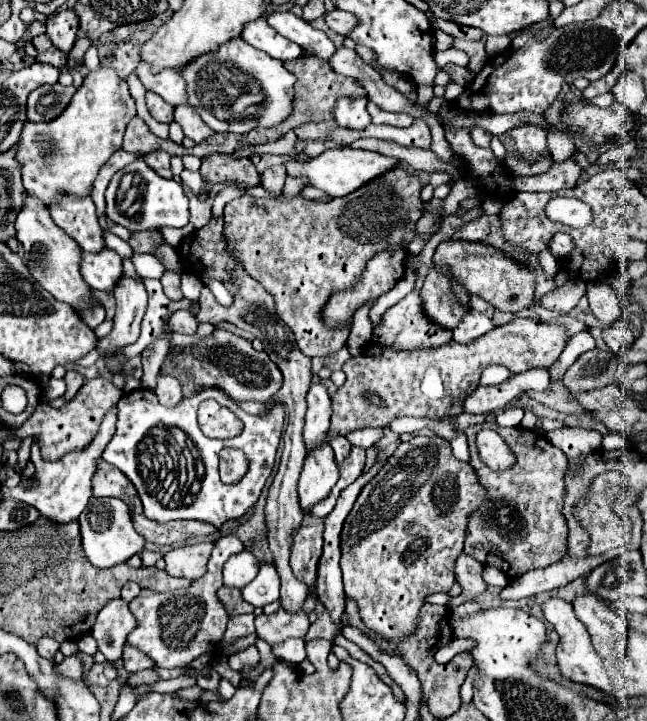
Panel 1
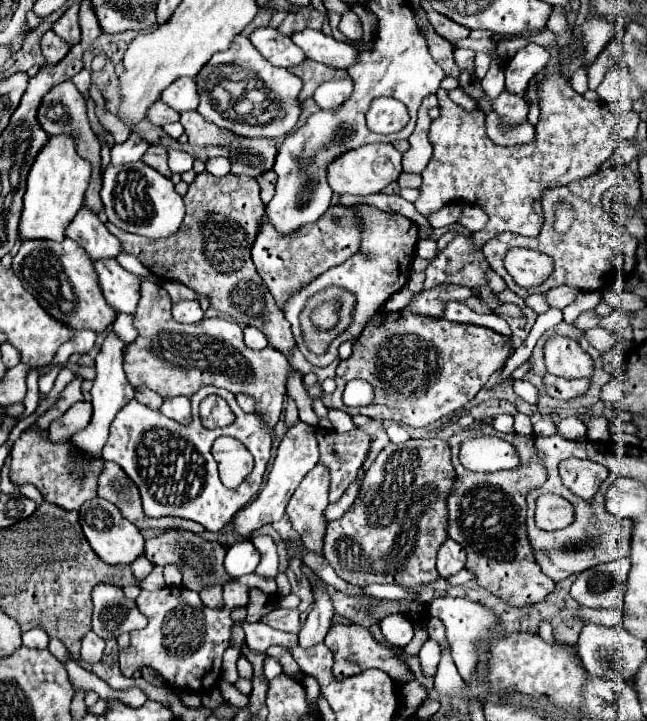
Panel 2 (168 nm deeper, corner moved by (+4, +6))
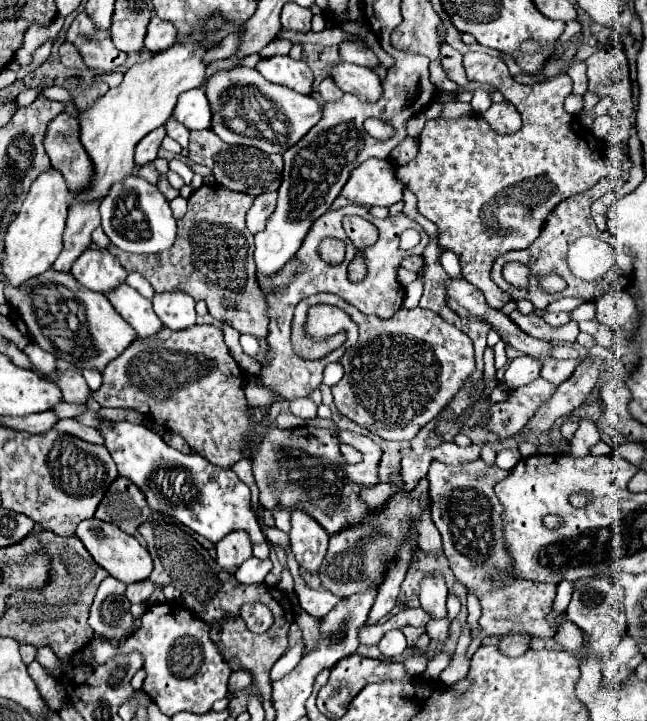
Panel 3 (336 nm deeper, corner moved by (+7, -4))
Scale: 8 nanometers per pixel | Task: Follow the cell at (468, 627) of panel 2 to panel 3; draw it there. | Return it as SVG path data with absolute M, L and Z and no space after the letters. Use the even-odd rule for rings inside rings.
M425 576L421 580L421 592L419 592L421 608L435 620L447 618L447 608L445 608L445 582L441 578L431 578Z

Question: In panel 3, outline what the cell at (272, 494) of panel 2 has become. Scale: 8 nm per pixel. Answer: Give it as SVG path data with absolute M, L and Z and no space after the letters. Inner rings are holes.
M235 530L235 532L229 532L225 538L221 538L217 544L217 562L223 570L227 572L235 572L237 566L251 558L251 540L247 536L247 532L243 530Z

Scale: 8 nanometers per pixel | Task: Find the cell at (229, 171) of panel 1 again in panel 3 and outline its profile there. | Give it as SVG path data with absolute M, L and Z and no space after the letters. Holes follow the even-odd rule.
M203 184L191 194L187 214L177 220L177 240L171 250L155 256L129 254L113 244L107 250L121 260L127 272L143 274L155 292L187 292L197 302L205 300L213 318L233 326L241 334L267 340L269 308L255 278L255 244L245 224L245 214L251 204L253 198L243 192L225 190L221 184Z

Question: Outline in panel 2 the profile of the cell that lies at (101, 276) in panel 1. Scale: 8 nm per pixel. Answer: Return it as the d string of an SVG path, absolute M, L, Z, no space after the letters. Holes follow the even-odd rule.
M116 260L94 262L106 302L124 314L136 314L140 302L140 278L124 270Z

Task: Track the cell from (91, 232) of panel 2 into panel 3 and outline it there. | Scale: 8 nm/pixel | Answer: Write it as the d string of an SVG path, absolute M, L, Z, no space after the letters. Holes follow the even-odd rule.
M91 244L87 252L83 252L75 264L71 266L71 274L87 288L95 292L109 292L121 282L125 282L127 272L119 264L119 258L109 254L105 248Z

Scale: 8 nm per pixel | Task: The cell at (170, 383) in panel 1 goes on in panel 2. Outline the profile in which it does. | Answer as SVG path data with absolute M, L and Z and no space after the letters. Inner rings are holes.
M178 396L178 398L170 398L170 400L164 400L162 404L162 414L176 420L178 424L190 424L192 422L192 412L190 412L190 400L184 398L184 396Z

